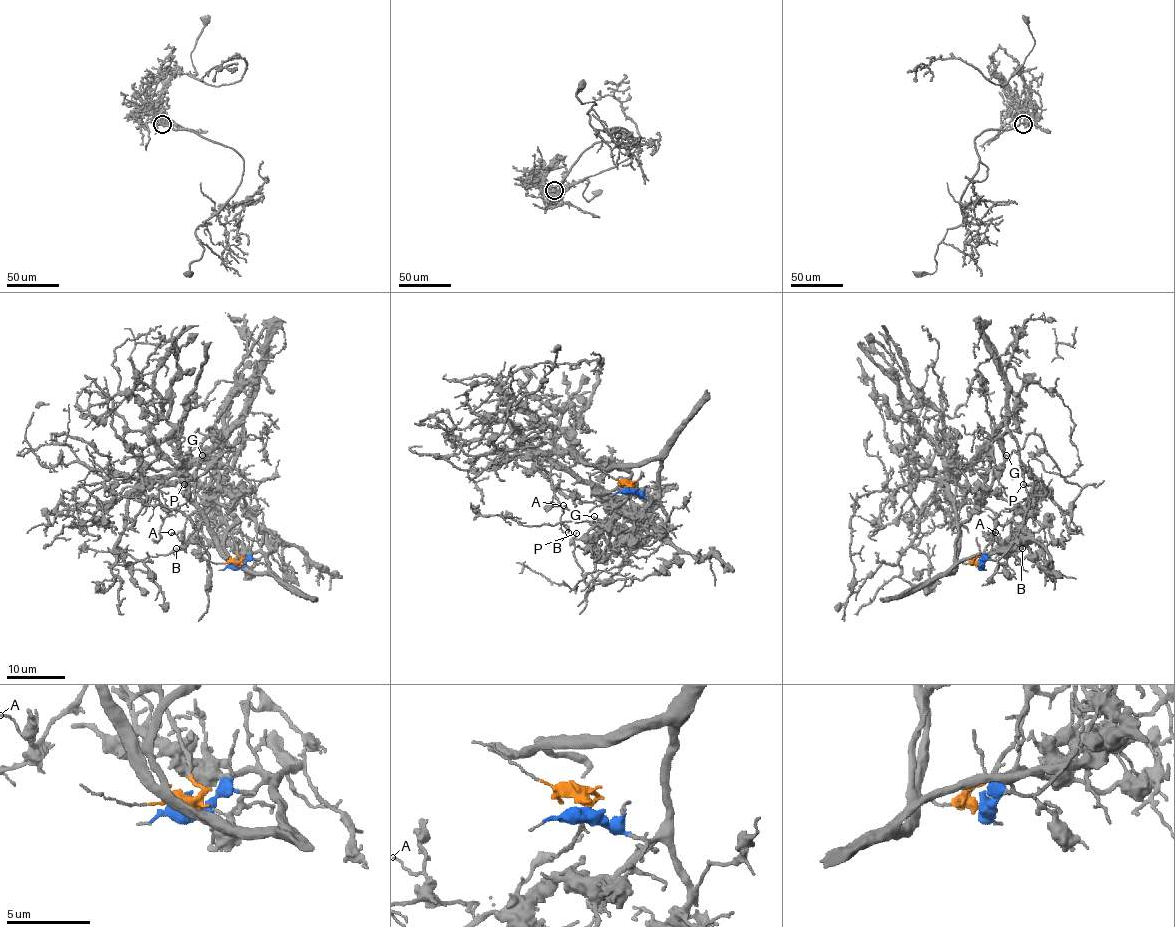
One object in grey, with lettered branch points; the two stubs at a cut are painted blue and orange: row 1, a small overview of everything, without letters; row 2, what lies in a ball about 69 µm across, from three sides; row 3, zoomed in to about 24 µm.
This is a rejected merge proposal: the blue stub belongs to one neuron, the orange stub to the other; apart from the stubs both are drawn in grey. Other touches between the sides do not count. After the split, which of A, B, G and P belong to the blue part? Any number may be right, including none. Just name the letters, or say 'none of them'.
G

